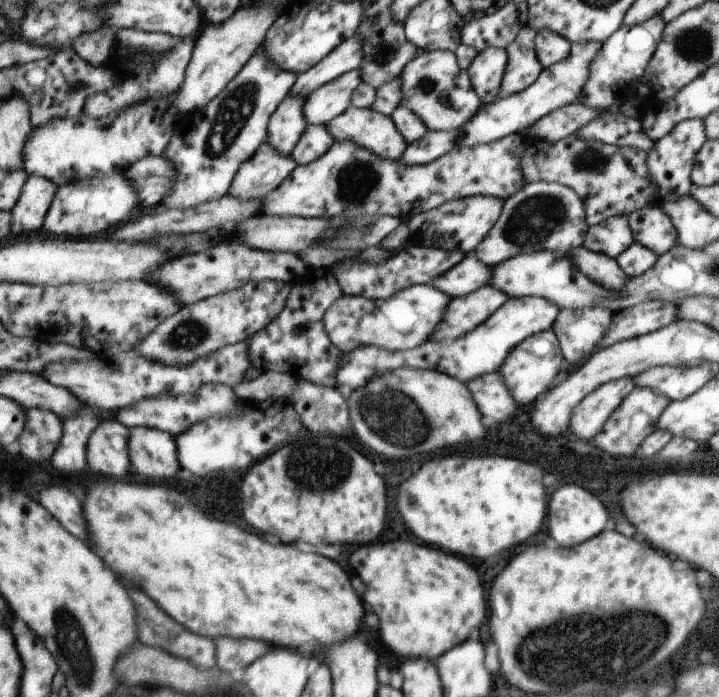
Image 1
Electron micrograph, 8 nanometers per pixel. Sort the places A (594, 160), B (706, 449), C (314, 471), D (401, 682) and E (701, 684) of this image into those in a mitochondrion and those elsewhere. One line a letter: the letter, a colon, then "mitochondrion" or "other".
A: mitochondrion
B: other
C: mitochondrion
D: other
E: other

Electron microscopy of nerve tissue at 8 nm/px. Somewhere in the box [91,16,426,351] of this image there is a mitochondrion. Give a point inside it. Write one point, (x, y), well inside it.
(234, 113)

